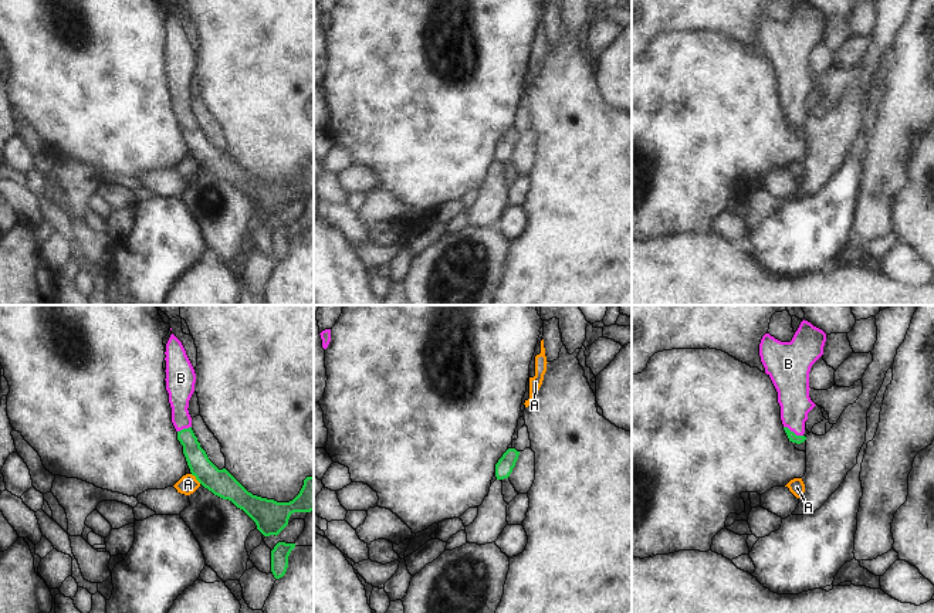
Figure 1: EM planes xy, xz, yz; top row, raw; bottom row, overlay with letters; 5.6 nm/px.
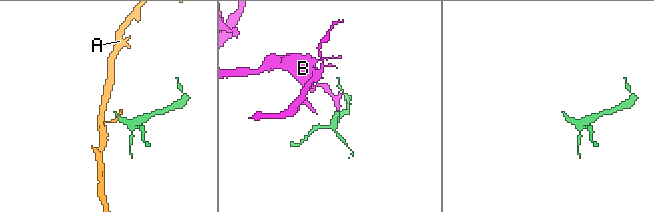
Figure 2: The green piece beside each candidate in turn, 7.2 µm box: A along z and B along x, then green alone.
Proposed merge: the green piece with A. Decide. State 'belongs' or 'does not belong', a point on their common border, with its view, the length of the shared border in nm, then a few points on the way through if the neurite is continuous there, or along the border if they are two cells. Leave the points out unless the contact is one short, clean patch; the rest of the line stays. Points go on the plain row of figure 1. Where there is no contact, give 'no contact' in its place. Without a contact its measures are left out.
does not belong; contact xy (196, 161); length 80 nm; border xy (190, 156), (200, 165)

